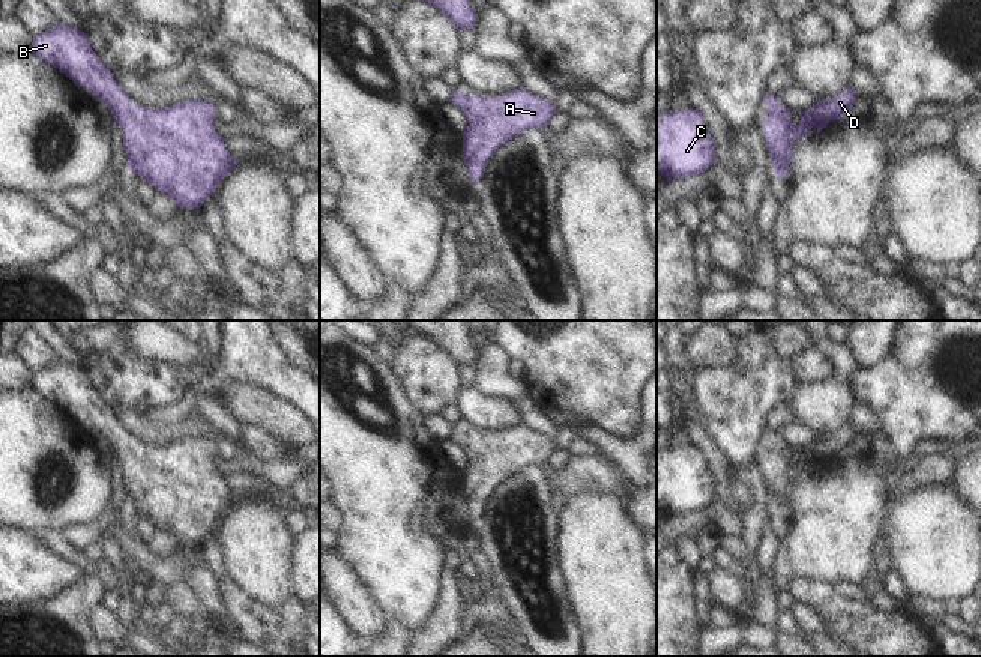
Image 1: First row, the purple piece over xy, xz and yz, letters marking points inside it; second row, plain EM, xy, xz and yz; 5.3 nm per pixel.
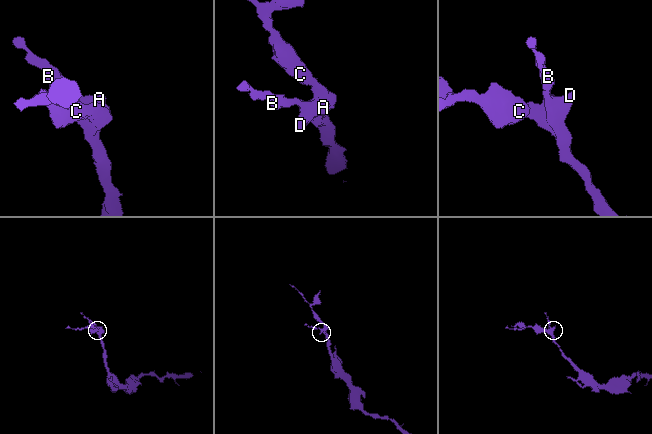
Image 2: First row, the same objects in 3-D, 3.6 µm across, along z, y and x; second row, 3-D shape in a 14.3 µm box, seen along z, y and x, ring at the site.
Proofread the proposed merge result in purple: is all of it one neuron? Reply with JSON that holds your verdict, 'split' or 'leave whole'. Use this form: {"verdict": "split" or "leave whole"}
{"verdict": "leave whole"}

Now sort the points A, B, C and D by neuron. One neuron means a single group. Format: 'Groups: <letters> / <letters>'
Groups: A B C D

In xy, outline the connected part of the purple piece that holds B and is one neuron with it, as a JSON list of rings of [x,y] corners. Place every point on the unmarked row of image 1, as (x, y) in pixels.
[[[60,358],[47,368],[36,371],[30,388],[63,409],[78,425],[86,422],[90,431],[99,433],[111,445],[113,454],[123,466],[123,489],[129,499],[128,505],[153,522],[156,529],[165,529],[180,546],[198,547],[203,538],[213,531],[213,526],[236,504],[236,495],[227,487],[225,477],[215,468],[212,454],[216,448],[210,437],[191,437],[186,434],[183,439],[162,447],[134,442],[131,433],[114,416],[113,409],[92,386],[87,371]]]

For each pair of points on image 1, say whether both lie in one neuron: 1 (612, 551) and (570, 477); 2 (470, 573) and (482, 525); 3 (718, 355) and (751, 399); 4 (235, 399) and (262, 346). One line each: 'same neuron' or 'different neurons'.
1: different neurons
2: different neurons
3: different neurons
4: different neurons

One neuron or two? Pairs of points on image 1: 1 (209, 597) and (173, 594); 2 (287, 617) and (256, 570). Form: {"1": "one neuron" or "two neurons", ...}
{"1": "two neurons", "2": "two neurons"}

